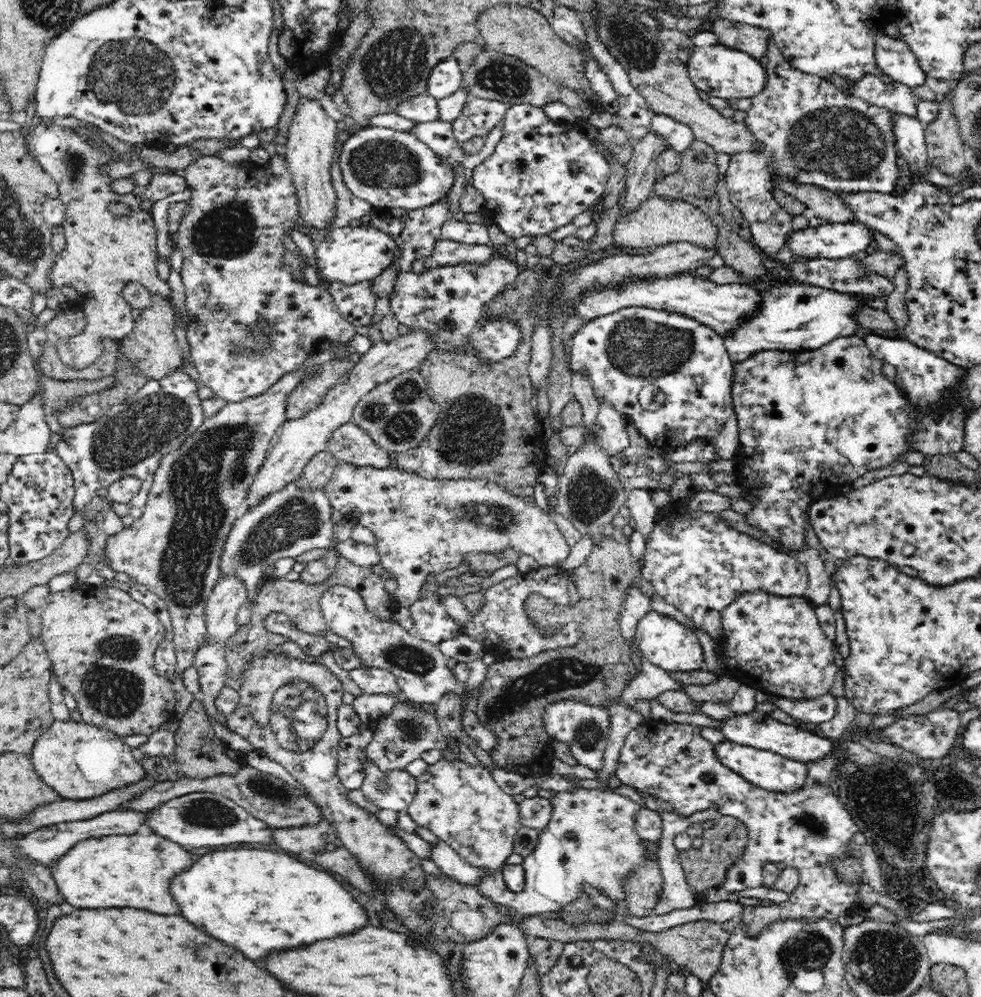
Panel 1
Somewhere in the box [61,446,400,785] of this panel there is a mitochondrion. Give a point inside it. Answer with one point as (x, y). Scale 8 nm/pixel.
(298, 718)

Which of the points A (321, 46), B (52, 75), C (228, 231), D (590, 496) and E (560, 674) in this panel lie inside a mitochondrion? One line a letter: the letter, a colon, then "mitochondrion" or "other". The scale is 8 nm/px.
A: other
B: other
C: mitochondrion
D: mitochondrion
E: mitochondrion

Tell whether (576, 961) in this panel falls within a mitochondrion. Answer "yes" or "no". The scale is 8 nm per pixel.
yes

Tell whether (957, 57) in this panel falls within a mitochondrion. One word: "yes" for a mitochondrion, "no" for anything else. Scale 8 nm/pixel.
no

